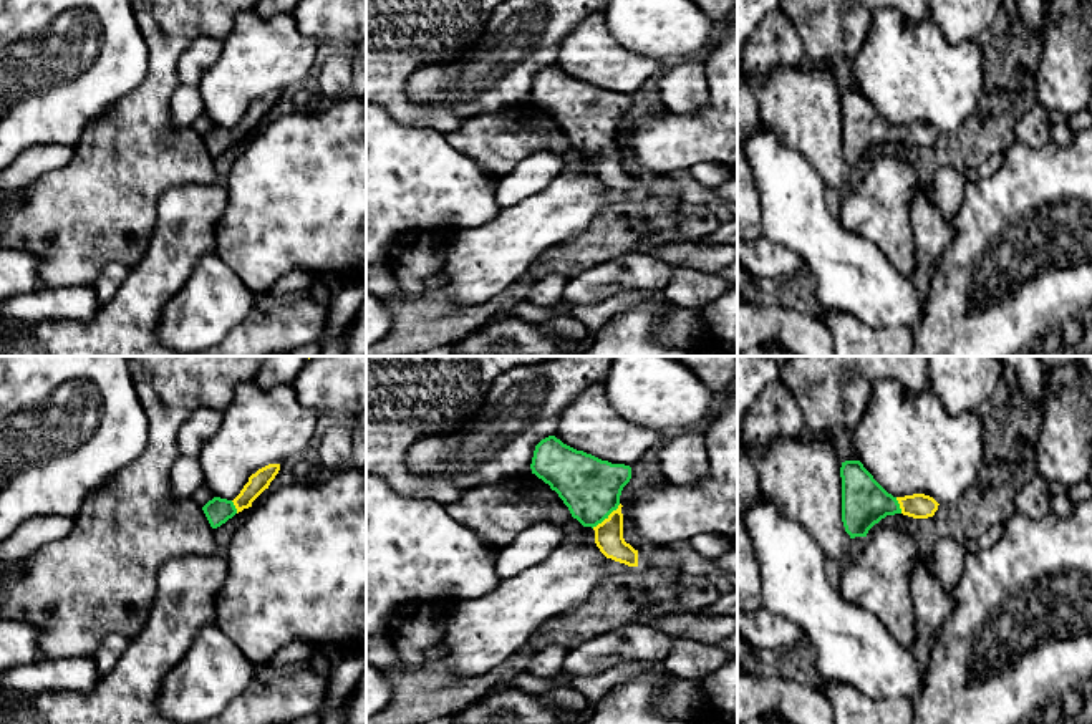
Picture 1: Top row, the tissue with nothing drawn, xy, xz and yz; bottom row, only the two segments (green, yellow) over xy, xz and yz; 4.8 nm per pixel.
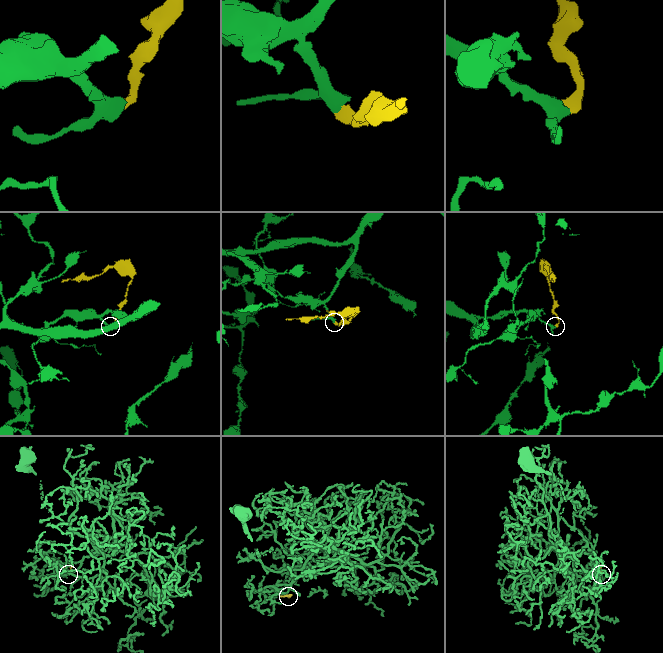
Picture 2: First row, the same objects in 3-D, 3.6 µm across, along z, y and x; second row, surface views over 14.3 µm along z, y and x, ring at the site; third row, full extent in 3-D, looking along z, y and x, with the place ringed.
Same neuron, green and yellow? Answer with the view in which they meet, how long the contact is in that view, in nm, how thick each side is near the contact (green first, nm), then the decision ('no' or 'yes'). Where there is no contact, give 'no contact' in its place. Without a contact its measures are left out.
meets green in xz; contact 180 nm long; 300 nm thick on the green side, 140 nm on the other; yes

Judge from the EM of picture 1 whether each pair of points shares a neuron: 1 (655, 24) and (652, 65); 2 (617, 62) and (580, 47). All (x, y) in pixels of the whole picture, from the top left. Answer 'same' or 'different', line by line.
1: different
2: same

